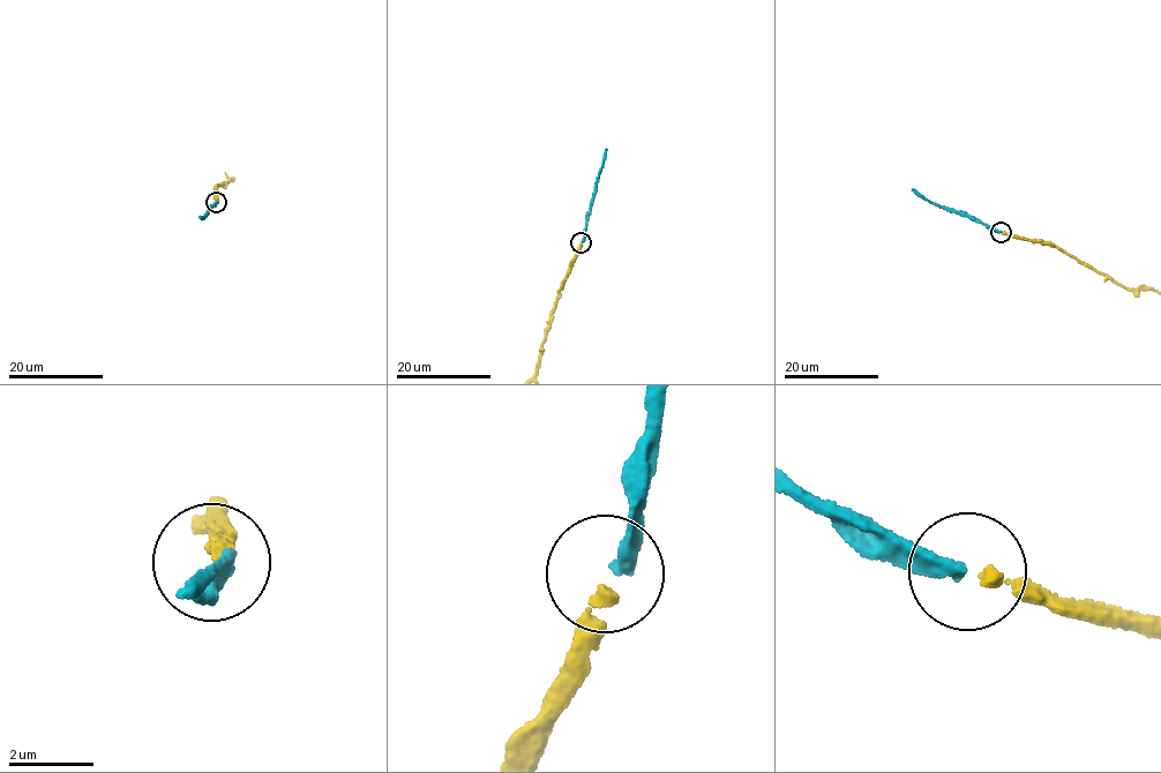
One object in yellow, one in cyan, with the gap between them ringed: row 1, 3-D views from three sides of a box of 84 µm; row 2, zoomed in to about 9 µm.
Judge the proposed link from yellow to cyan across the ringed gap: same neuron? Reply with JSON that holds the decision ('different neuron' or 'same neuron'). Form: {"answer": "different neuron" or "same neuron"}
{"answer": "same neuron"}

